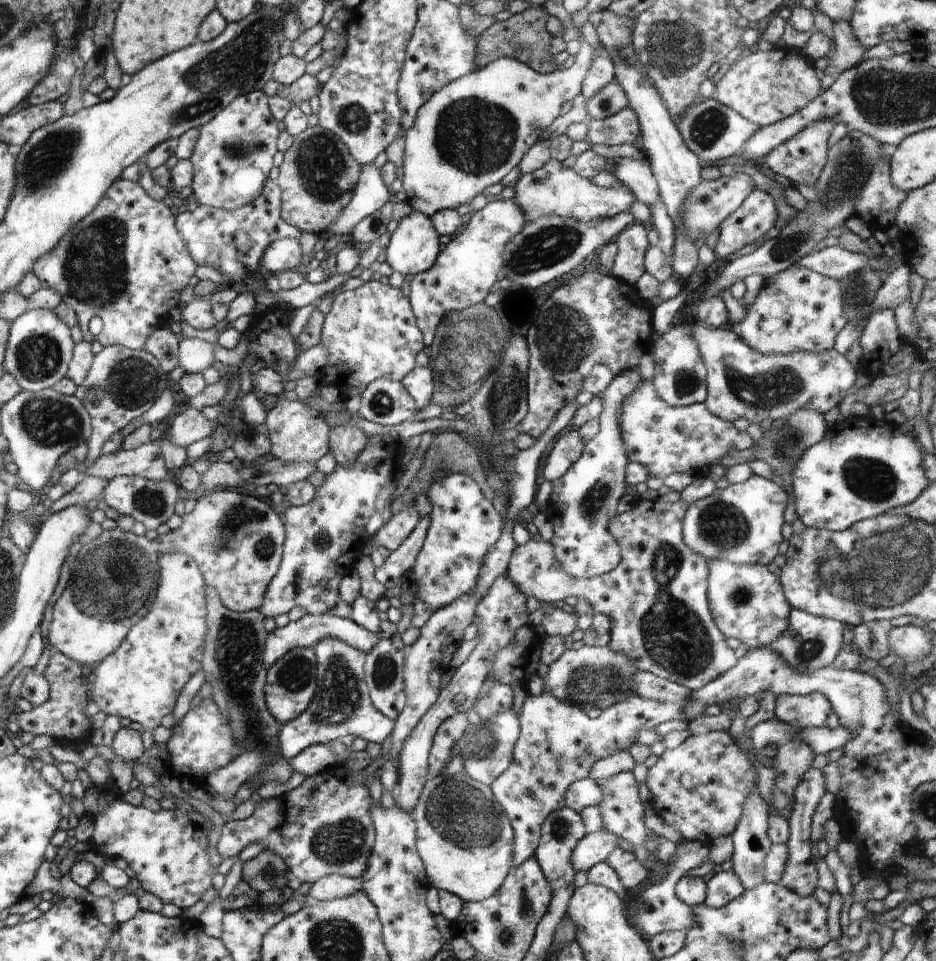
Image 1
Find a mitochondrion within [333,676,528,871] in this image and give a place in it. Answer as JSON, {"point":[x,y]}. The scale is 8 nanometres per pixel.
{"point":[459,811]}

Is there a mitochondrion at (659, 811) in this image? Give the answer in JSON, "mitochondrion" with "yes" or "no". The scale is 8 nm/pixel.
{"mitochondrion":"no"}

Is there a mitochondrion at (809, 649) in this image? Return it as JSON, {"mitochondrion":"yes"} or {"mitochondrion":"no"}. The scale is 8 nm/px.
{"mitochondrion":"yes"}

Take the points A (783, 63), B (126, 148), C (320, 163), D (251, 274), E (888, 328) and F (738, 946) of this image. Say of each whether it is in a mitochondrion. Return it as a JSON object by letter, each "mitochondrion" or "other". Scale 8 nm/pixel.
{"A":"other","B":"other","C":"mitochondrion","D":"other","E":"other","F":"mitochondrion"}

